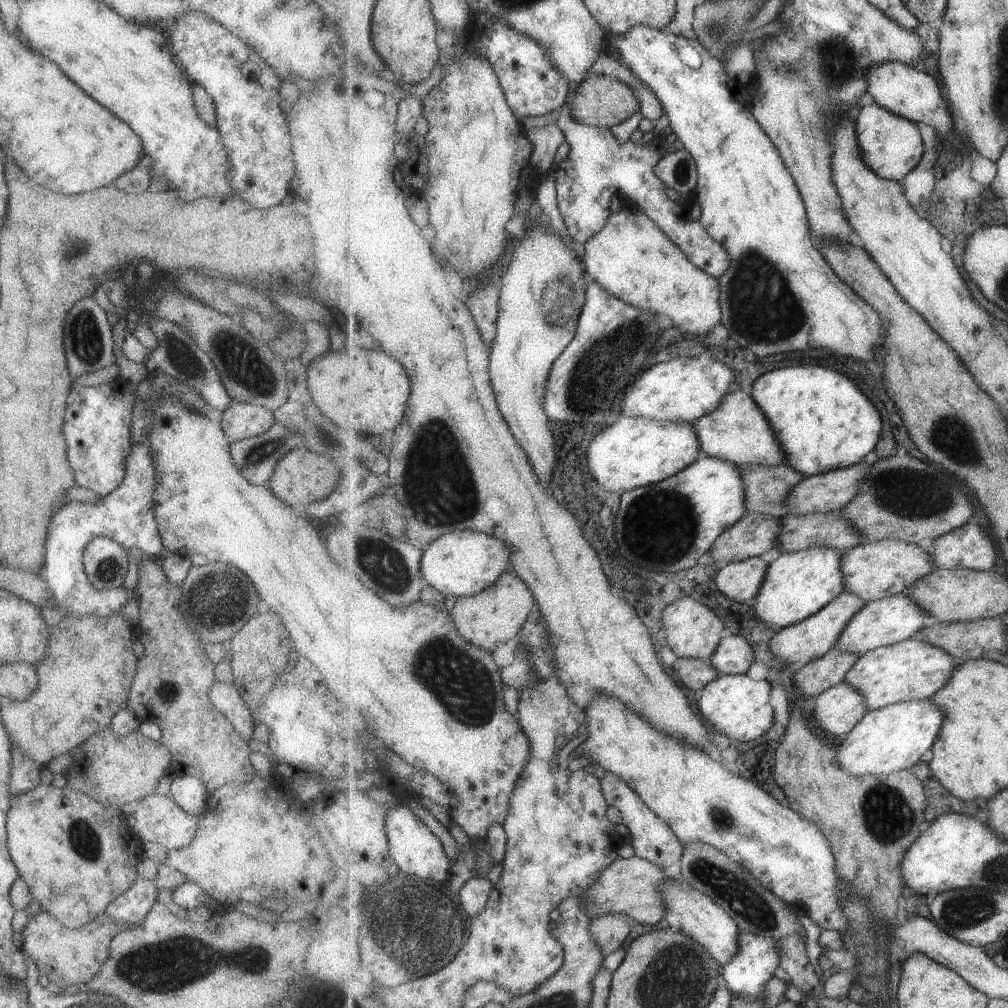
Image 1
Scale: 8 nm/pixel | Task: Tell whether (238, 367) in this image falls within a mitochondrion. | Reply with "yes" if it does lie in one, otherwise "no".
yes

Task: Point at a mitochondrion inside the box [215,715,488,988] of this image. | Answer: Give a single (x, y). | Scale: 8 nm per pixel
(425, 932)

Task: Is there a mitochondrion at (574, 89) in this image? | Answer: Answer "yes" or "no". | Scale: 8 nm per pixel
no

